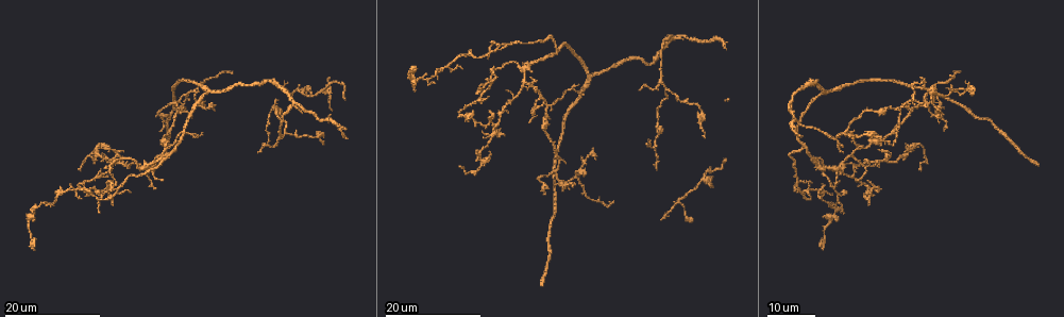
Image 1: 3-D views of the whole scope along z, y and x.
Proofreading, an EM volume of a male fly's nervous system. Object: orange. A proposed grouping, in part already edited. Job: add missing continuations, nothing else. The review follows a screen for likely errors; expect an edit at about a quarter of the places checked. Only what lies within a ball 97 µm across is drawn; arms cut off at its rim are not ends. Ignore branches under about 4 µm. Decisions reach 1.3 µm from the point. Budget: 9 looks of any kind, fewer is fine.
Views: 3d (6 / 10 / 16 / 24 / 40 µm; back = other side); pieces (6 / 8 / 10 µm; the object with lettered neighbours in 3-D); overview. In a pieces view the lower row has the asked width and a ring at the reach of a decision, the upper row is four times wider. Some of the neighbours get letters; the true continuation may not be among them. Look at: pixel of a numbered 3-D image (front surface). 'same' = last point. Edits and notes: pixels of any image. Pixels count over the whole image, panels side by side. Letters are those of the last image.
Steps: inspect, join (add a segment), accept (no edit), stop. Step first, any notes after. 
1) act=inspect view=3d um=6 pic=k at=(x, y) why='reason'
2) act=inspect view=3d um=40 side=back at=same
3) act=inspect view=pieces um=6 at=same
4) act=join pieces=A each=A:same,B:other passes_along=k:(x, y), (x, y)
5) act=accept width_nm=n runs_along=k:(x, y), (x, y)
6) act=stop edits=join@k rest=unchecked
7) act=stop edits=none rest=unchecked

act=inspect view=3d um=16 pic=1 at=(854, 180) why='branch stops here'

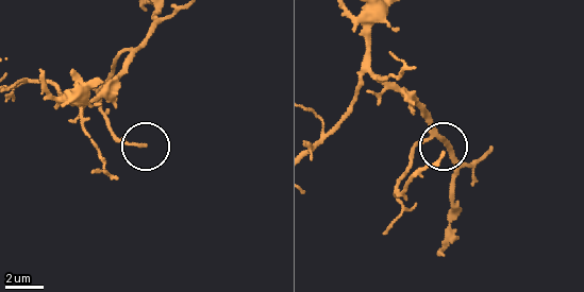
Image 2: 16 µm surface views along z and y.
act=inspect view=pieces um=6 pic=2 at=(145, 146) why='see the neighbours'

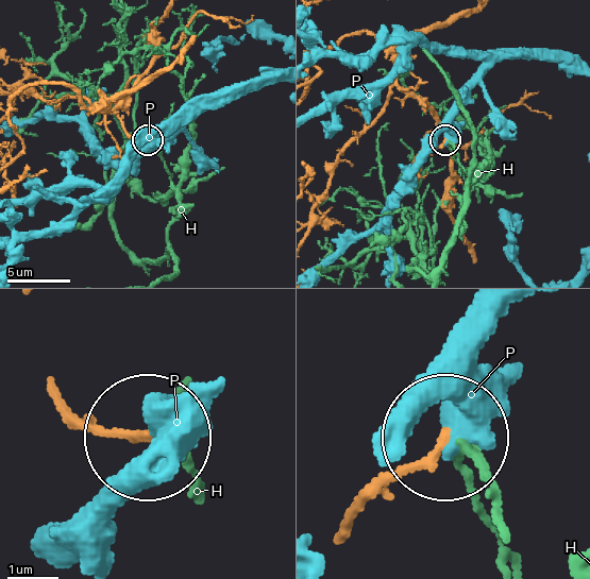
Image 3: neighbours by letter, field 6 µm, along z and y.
act=accept each=H:other,P:other runs_along=3:(342, 528), (440, 436) found='none of them fits'

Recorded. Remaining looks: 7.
act=inspect view=3d um=16 pic=1 at=(160, 130) why='free end'

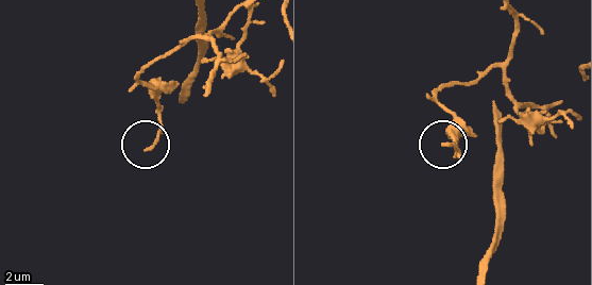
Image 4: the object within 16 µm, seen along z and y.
act=inspect view=3d um=6 pic=4 at=(149, 148)

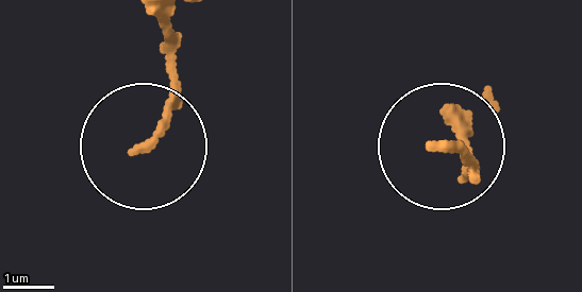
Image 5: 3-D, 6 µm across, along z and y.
act=inspect view=pieces um=10 pic=5 at=(142, 148)

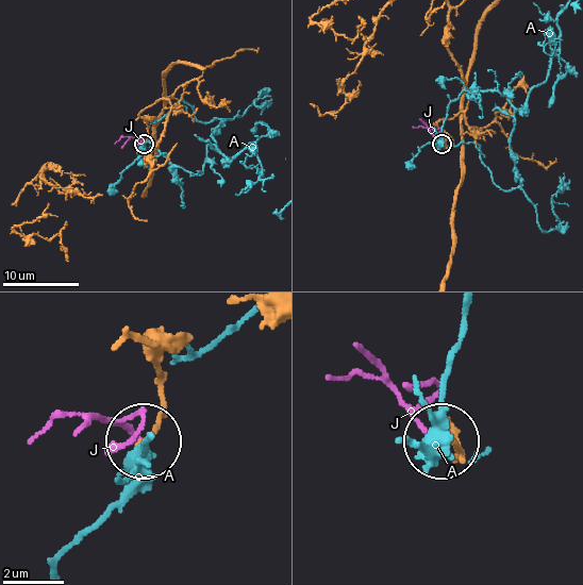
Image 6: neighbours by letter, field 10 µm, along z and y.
act=accept each=A:other,J:other found='none of them fits'

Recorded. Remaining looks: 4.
act=inspect view=3d um=24 pic=1 at=(461, 169) why='long arm stops here'

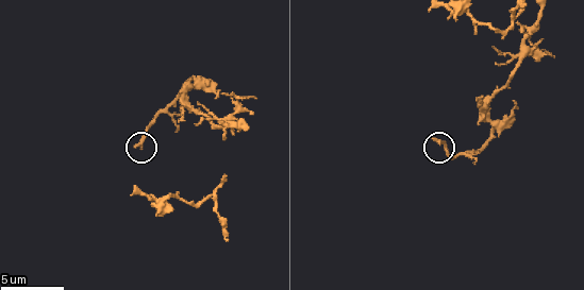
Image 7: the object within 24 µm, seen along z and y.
act=inspect view=pieces um=6 pic=7 at=(142, 146)

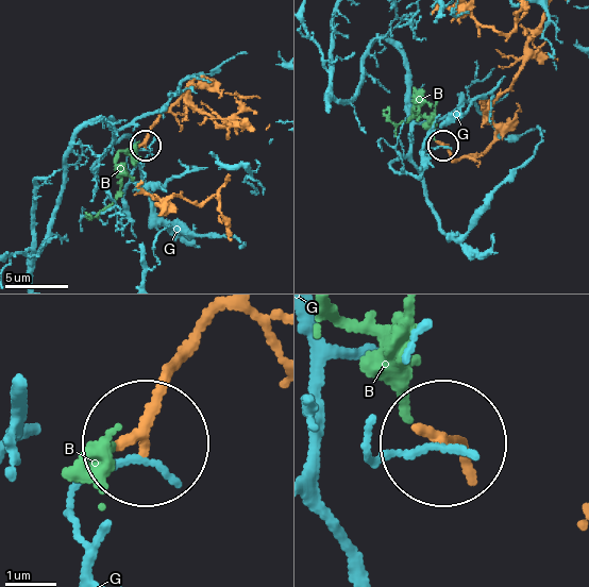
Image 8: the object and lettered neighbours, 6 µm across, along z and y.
act=join pieces=B each=B:same,G:other passes_along=8:(206, 323), (142, 421), (104, 447) found='it goes on there'

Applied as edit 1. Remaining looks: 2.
act=stop edits=join@8 rest=unchecked

